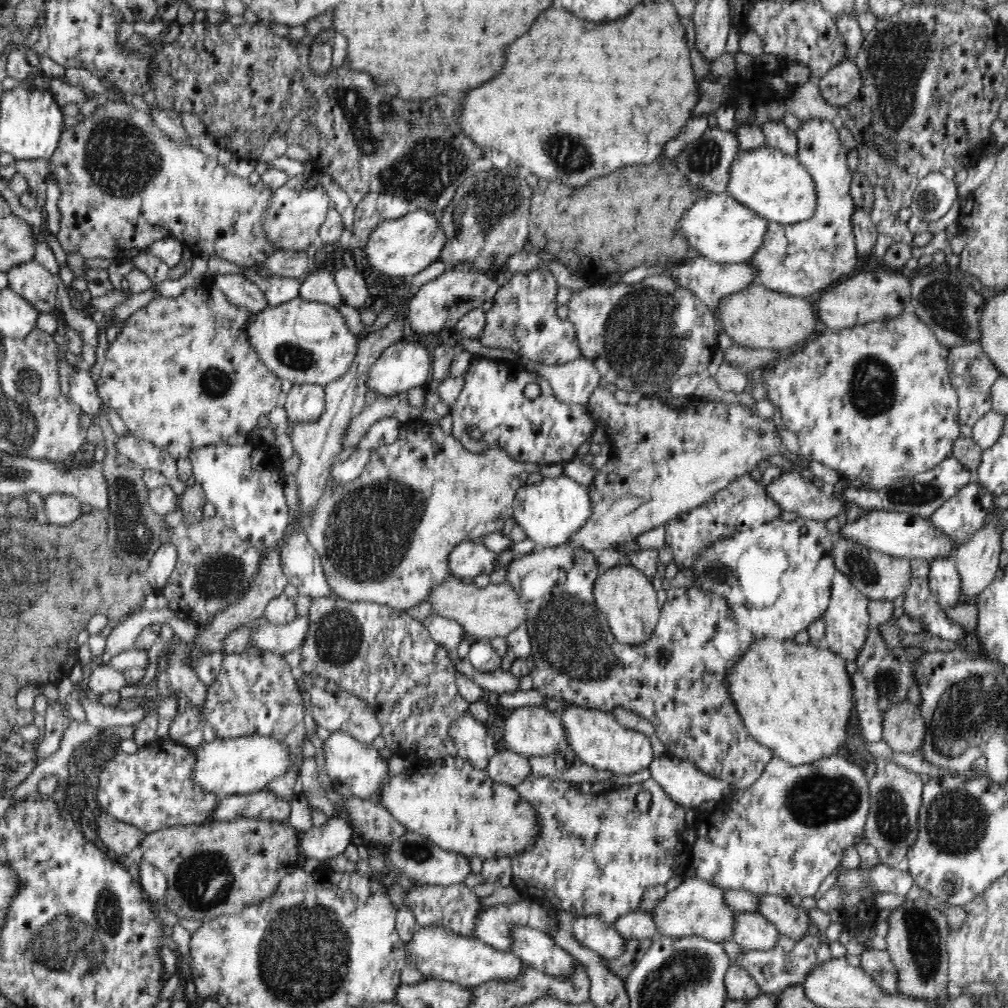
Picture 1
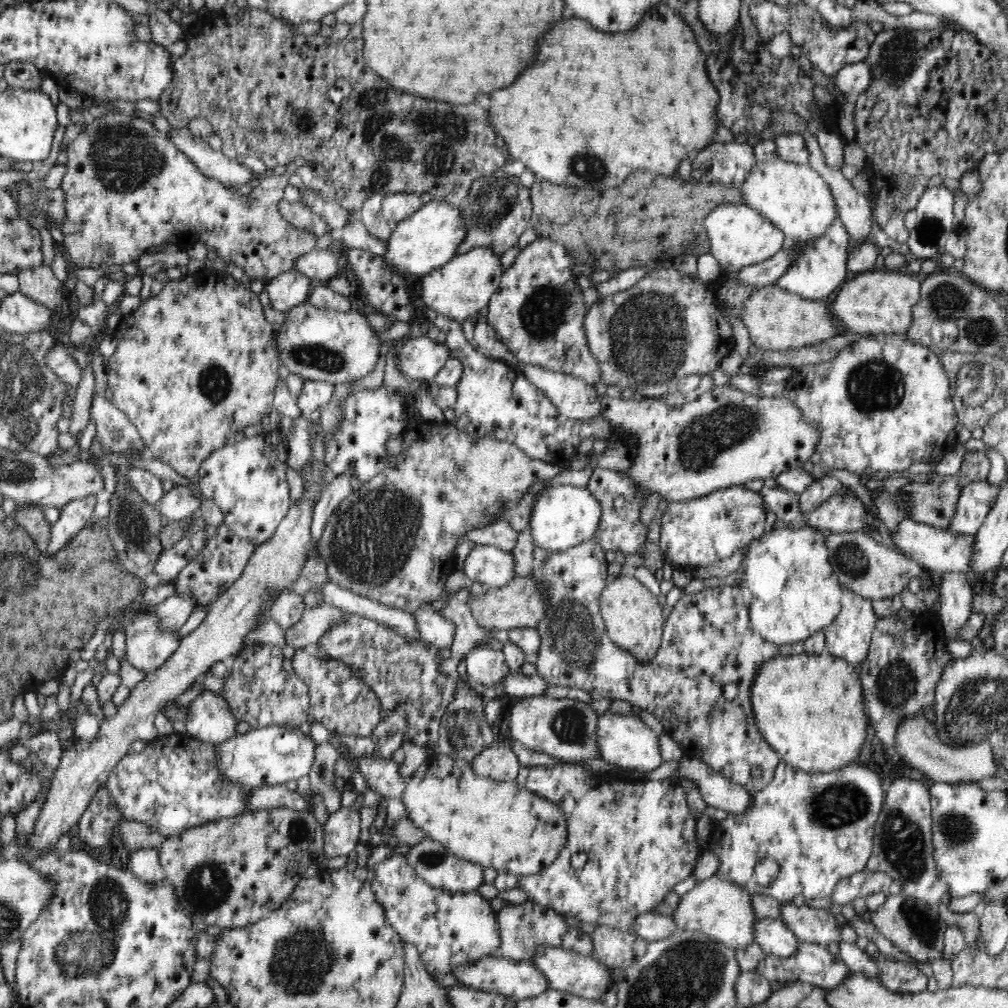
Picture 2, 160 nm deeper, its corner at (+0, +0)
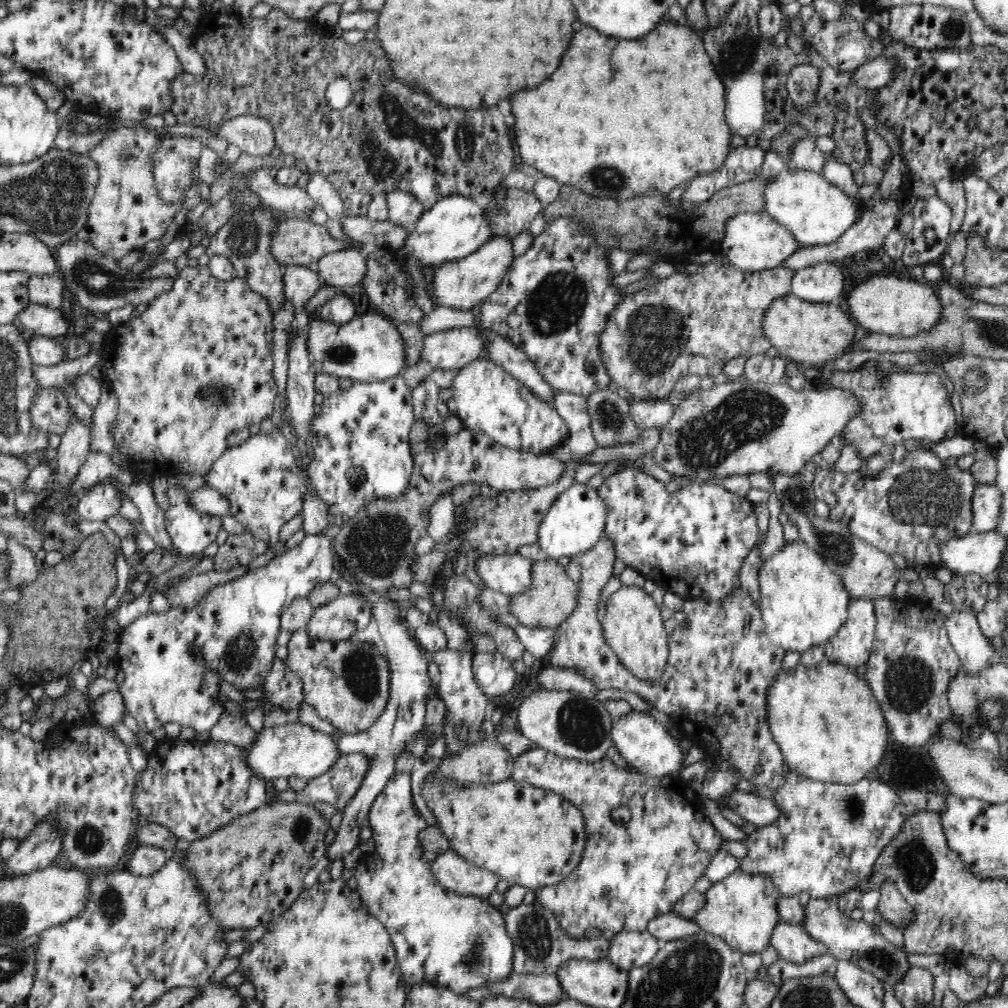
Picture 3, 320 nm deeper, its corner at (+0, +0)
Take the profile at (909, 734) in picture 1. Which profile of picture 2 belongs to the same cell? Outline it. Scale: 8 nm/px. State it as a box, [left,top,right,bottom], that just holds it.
[895,716,997,784]

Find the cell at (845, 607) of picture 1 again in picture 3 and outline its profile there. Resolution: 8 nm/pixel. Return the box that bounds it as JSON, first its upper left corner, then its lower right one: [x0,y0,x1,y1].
[824,599,876,669]

